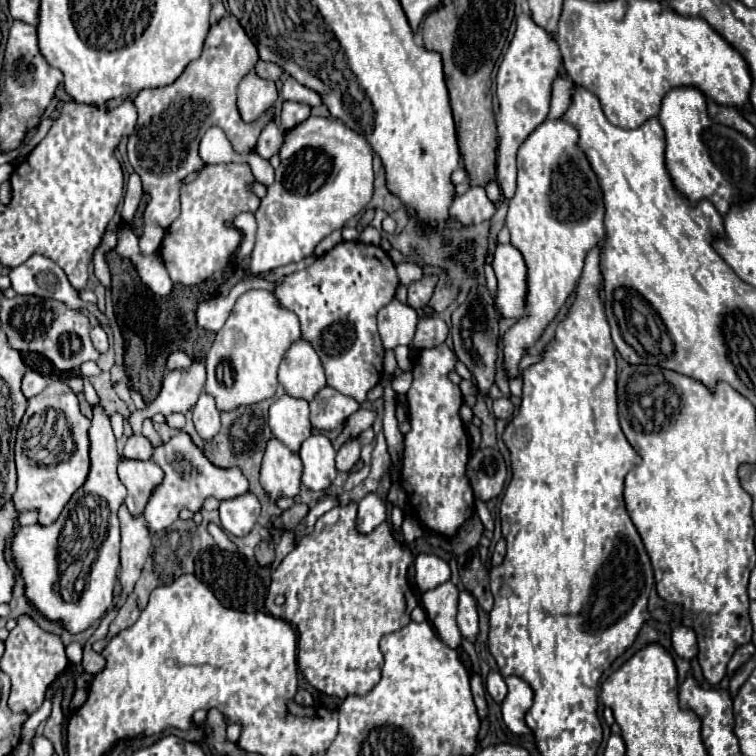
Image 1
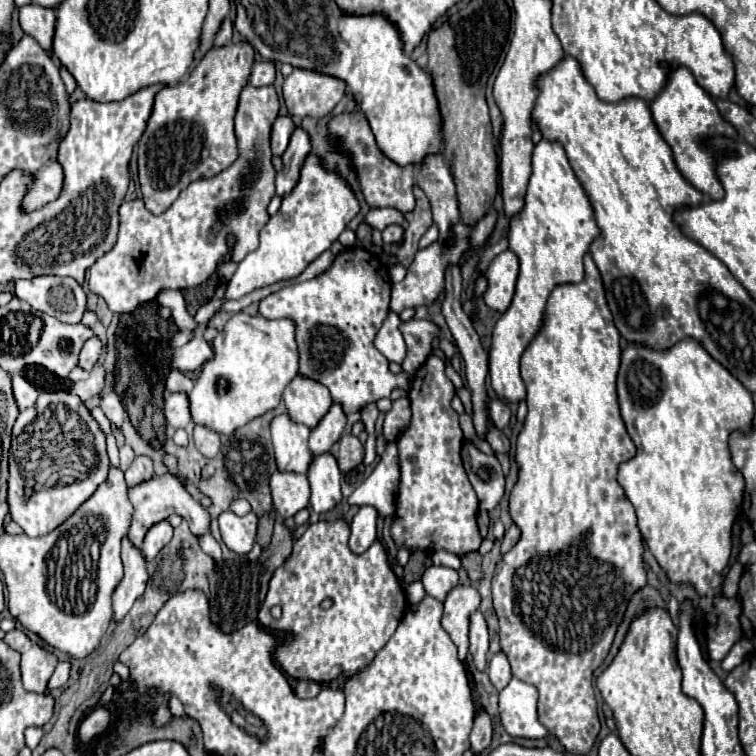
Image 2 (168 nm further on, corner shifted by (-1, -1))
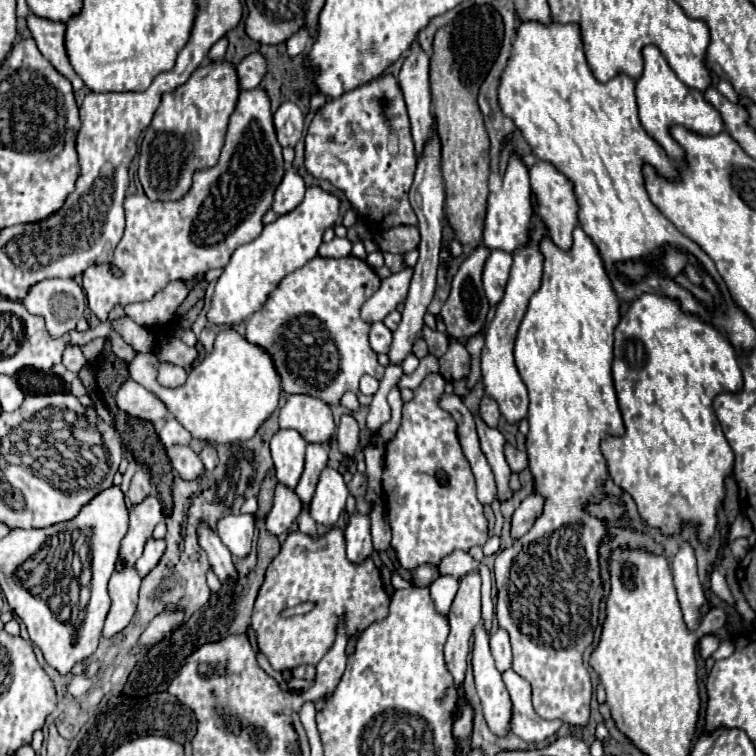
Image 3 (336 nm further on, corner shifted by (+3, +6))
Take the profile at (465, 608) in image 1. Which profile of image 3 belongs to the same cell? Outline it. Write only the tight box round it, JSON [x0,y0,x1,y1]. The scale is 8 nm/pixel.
[472,624,510,736]

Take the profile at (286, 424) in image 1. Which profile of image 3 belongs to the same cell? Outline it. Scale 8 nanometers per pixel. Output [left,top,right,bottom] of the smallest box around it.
[270,430,306,488]

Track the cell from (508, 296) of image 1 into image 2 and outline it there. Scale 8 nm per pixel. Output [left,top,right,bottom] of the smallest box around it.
[484,249,518,313]

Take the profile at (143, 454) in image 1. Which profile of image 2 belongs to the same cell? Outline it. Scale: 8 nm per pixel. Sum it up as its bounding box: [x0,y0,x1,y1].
[124,457,154,487]

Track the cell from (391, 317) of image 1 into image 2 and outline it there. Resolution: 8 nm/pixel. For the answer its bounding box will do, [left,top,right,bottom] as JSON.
[374,313,406,363]

